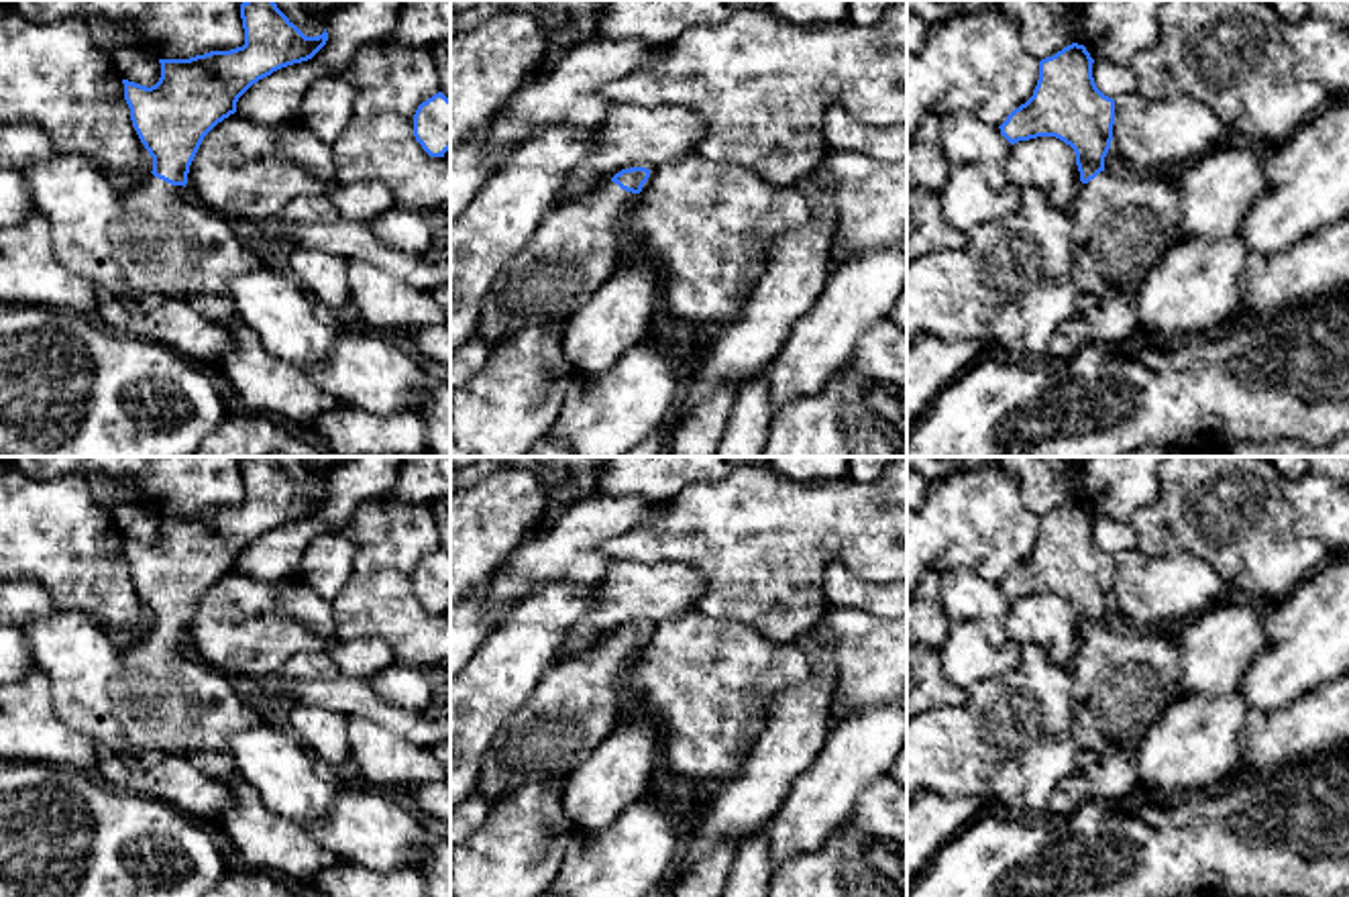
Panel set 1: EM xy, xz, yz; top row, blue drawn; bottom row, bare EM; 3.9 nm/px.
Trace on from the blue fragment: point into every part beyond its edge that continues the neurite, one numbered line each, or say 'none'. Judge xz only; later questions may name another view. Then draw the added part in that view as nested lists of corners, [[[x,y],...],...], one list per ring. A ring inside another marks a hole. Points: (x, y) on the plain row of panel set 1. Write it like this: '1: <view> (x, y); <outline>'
1: xz (577, 704); [[[607,638],[581,650],[564,652],[538,681],[530,699],[499,728],[481,758],[477,787],[489,807],[526,783],[566,779],[624,722],[628,669],[638,650]]]

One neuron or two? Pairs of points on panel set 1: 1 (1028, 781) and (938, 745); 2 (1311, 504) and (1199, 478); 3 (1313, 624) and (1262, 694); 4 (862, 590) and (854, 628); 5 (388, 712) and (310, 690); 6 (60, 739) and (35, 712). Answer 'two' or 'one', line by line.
1: one
2: two
3: one
4: two
5: one
6: one

